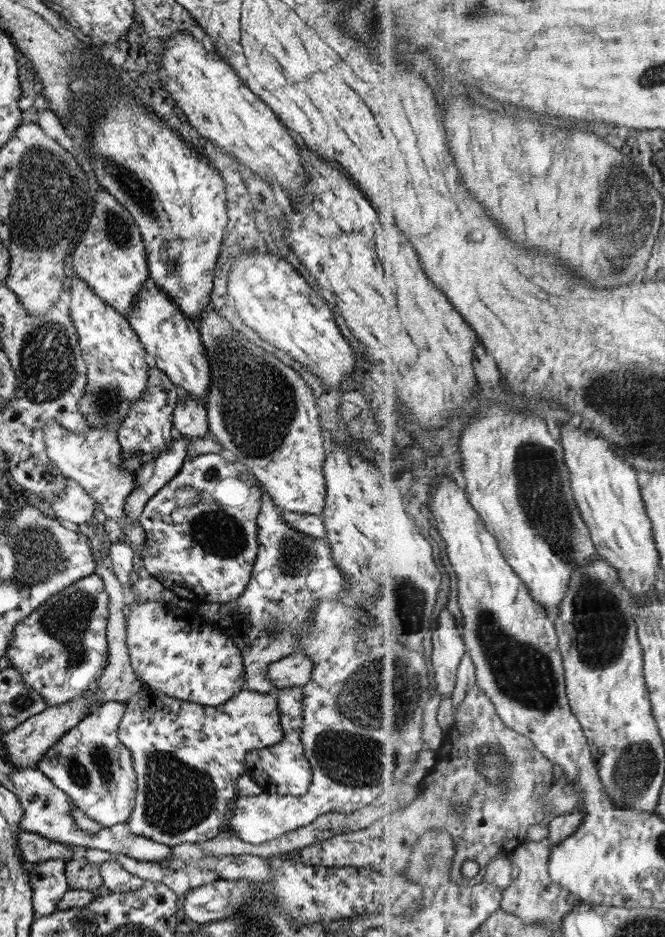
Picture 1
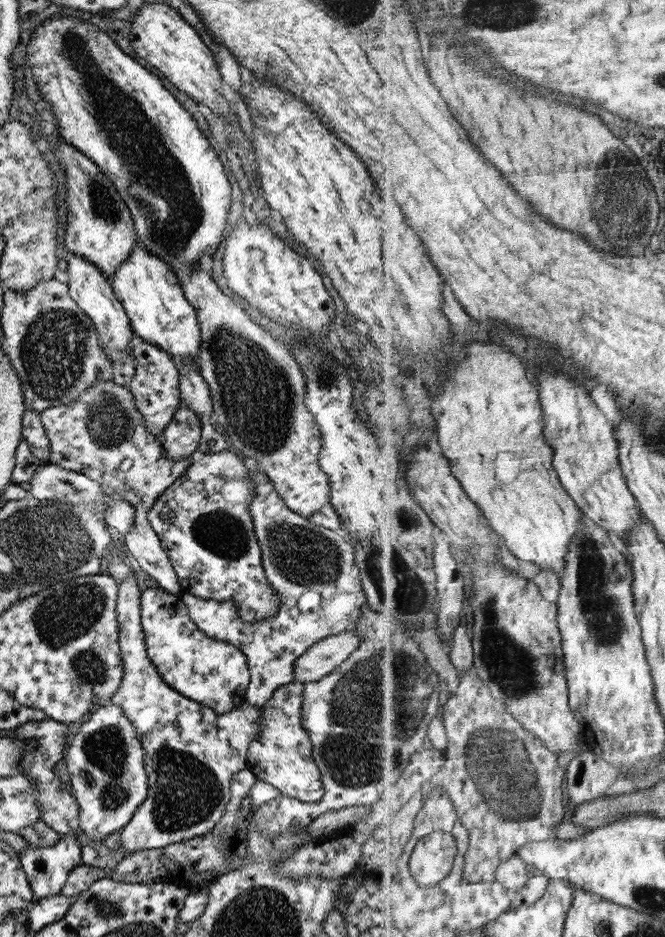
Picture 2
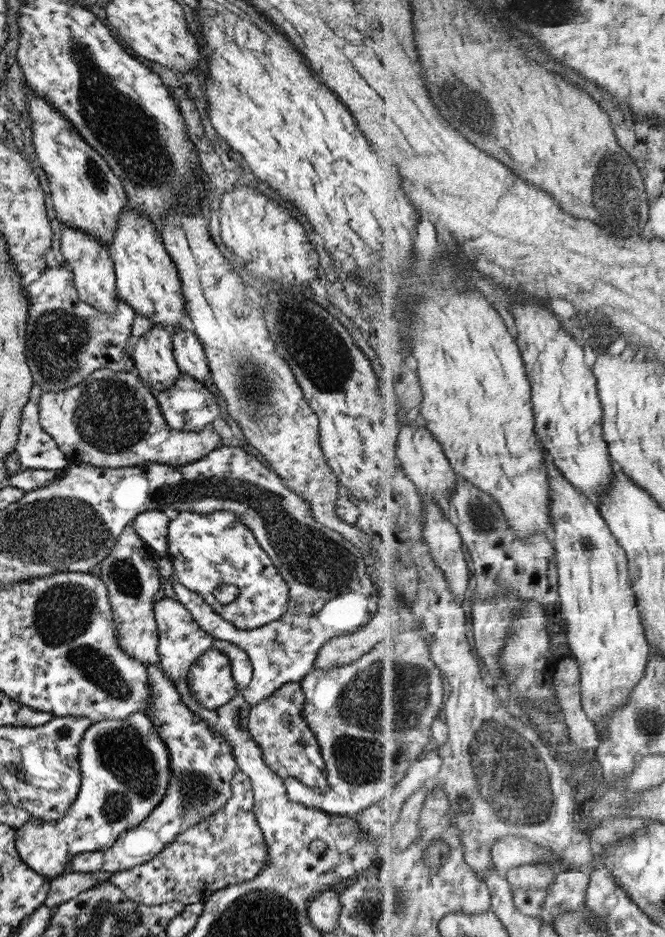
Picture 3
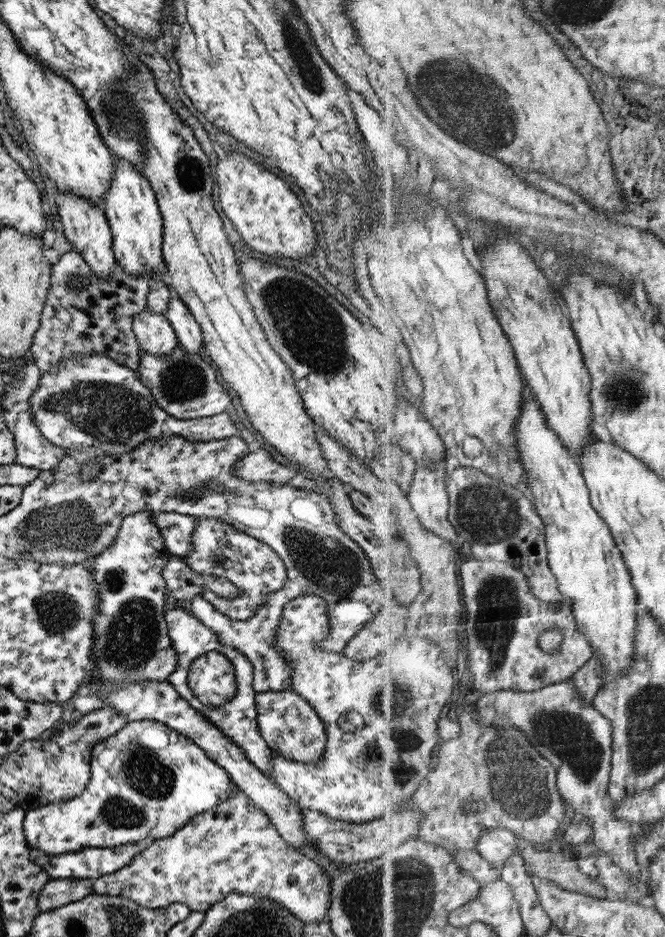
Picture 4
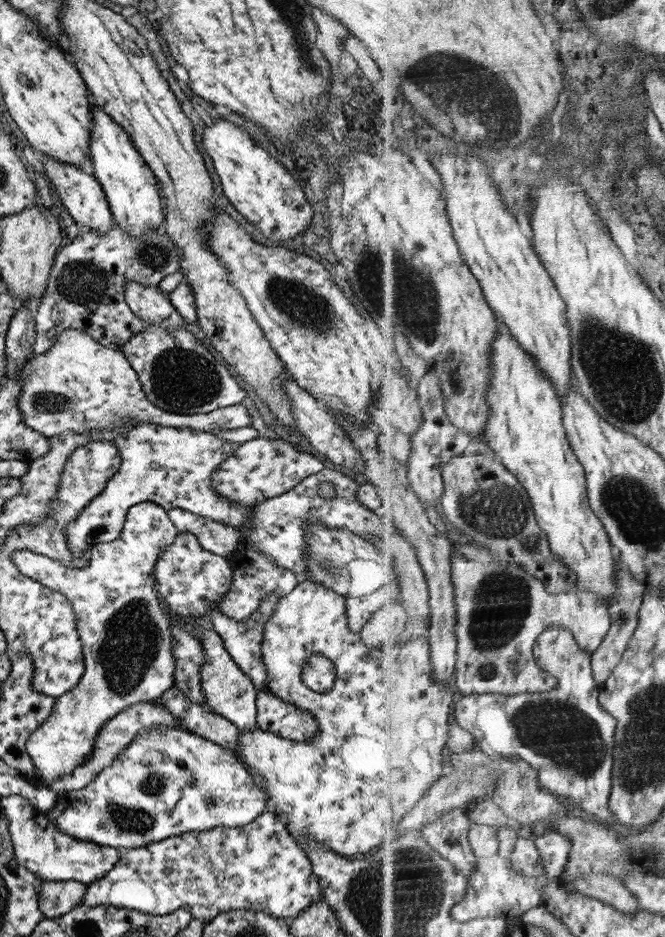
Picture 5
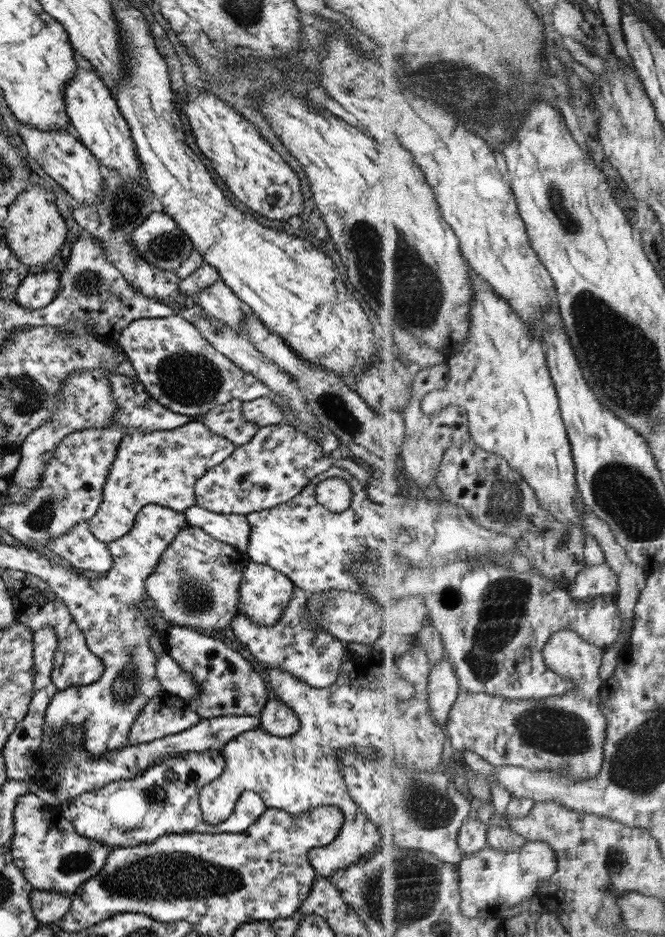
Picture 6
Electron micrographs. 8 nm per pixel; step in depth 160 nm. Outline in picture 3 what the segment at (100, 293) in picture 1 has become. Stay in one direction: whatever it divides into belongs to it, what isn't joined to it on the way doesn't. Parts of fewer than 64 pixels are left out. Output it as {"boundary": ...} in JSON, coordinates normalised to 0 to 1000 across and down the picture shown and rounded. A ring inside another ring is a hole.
{"boundary":[[[32,86],[38,112],[48,126],[48,156],[59,176],[68,184],[83,231],[92,239],[147,254],[153,260],[165,260],[179,229],[189,220],[189,207],[179,191],[167,184],[161,173],[149,166],[68,106],[56,104],[39,89]]]}

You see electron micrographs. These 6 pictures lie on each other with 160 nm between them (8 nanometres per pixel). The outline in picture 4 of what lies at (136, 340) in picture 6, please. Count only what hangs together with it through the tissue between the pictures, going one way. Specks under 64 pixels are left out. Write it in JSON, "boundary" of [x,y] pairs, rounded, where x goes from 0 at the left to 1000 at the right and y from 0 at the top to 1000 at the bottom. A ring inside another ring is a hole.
{"boundary":[[[271,369],[245,380],[211,376],[205,398],[215,412],[226,416],[235,432],[269,448],[320,444],[338,439],[347,431],[341,418],[323,404],[326,396],[296,377],[277,376]]]}

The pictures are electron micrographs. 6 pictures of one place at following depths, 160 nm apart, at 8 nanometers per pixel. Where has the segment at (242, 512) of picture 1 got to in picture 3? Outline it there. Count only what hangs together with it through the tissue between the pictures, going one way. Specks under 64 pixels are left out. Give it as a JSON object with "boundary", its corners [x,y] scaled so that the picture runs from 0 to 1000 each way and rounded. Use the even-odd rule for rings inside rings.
{"boundary":[[[335,544],[314,549],[293,546],[266,546],[263,553],[254,554],[251,561],[251,594],[259,600],[265,621],[277,628],[287,630],[302,638],[332,658],[346,664],[358,672],[377,672],[420,662],[432,651],[435,642],[433,629],[426,618],[417,613],[417,608],[408,602],[389,581],[380,575],[382,570],[365,561],[353,549],[335,546]],[[344,624],[356,626],[353,640],[337,646],[323,637],[323,629]]]}

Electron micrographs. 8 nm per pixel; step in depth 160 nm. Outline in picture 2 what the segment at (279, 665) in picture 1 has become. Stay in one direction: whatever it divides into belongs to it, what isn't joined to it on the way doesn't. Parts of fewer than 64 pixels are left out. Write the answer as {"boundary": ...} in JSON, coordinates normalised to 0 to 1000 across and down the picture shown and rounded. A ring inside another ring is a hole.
{"boundary":[[[528,671],[474,685],[453,701],[441,705],[442,726],[456,730],[495,719],[534,696],[538,683],[540,680]]]}

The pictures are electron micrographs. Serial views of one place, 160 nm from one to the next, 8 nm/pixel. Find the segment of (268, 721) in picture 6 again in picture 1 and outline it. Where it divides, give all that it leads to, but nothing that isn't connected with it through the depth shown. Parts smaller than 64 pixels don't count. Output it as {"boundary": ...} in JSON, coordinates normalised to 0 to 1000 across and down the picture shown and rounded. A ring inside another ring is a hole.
{"boundary":[[[438,733],[414,736],[411,741],[418,756],[424,789],[414,795],[379,800],[374,811],[365,816],[365,824],[392,841],[394,846],[412,846],[423,852],[447,852],[462,845],[468,832],[466,818],[451,791],[454,739],[451,733]]]}

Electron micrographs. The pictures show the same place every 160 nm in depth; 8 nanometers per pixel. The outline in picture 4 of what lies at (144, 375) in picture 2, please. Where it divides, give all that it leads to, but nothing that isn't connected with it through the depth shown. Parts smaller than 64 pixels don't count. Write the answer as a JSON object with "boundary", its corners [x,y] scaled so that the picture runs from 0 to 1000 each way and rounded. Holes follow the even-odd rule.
{"boundary":[[[217,328],[215,332],[197,342],[211,376],[245,380],[266,369],[263,355],[247,336],[224,334]]]}

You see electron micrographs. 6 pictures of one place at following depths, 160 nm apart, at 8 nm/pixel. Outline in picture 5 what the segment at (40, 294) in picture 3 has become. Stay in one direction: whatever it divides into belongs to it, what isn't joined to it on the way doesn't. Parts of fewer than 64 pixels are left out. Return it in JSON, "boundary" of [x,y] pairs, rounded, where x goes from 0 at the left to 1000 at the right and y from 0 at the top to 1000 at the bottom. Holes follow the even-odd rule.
{"boundary":[[[170,239],[161,248],[147,250],[140,245],[125,250],[117,250],[98,261],[89,270],[81,273],[72,300],[59,318],[56,336],[51,339],[51,362],[45,372],[48,378],[65,378],[83,367],[84,359],[93,352],[102,350],[117,351],[125,356],[132,356],[152,369],[159,369],[167,374],[182,375],[183,369],[208,354],[220,351],[220,348],[209,343],[186,321],[186,305],[189,301],[198,299],[206,303],[218,305],[235,305],[235,303],[253,292],[268,288],[271,265],[251,254],[244,241],[233,245],[220,248],[209,254],[191,252],[186,245]]]}

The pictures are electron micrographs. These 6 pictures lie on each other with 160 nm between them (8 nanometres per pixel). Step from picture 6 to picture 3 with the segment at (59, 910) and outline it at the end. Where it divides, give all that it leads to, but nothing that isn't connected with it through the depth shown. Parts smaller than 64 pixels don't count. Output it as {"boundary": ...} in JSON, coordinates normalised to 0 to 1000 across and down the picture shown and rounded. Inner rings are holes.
{"boundary":[[[161,930],[95,931],[72,940],[72,951],[63,964],[74,969],[84,968],[152,940],[161,940],[164,934]]]}

